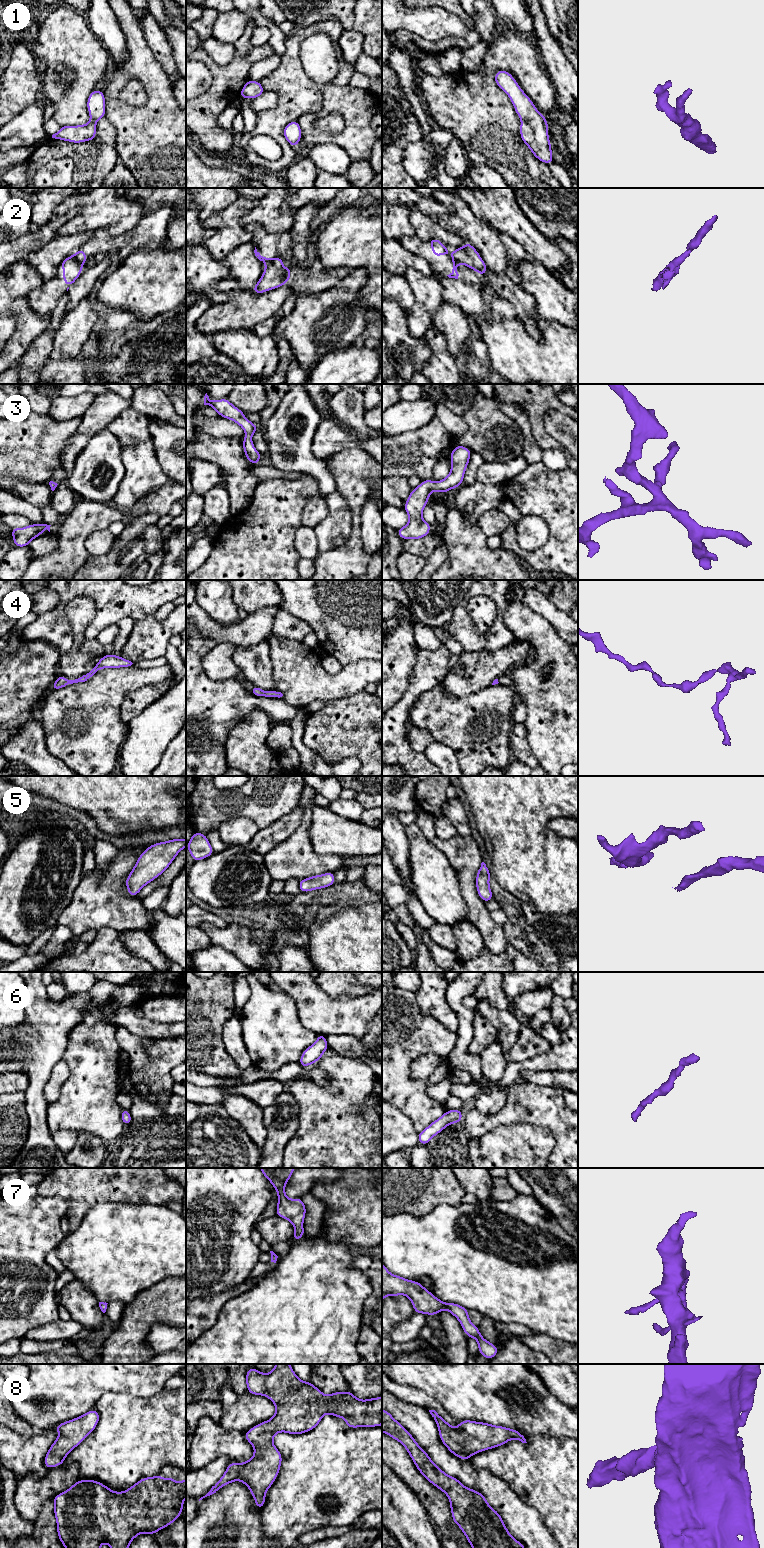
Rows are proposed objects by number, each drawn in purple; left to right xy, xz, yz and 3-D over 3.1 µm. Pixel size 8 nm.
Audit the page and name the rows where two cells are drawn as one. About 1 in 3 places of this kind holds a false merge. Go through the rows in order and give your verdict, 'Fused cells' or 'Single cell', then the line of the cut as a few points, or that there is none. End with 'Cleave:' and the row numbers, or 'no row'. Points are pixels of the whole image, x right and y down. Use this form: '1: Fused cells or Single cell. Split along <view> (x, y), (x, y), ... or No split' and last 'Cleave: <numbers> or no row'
1: Single cell. No split
2: Fused cells. Split along xy (73, 255), (83, 263)
3: Single cell. No split
4: Single cell. No split
5: Single cell. No split
6: Single cell. No split
7: Single cell. No split
8: Single cell. No split
Cleave: 2

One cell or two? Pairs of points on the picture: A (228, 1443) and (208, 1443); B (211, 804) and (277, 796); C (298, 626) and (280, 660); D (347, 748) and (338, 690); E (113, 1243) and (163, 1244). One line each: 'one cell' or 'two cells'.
A: one cell
B: one cell
C: two cells
D: two cells
E: one cell

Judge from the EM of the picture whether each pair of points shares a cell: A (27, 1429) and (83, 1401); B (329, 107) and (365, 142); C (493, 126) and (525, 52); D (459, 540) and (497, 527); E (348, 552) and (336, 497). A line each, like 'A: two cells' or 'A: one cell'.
A: two cells
B: one cell
C: one cell
D: two cells
E: two cells

